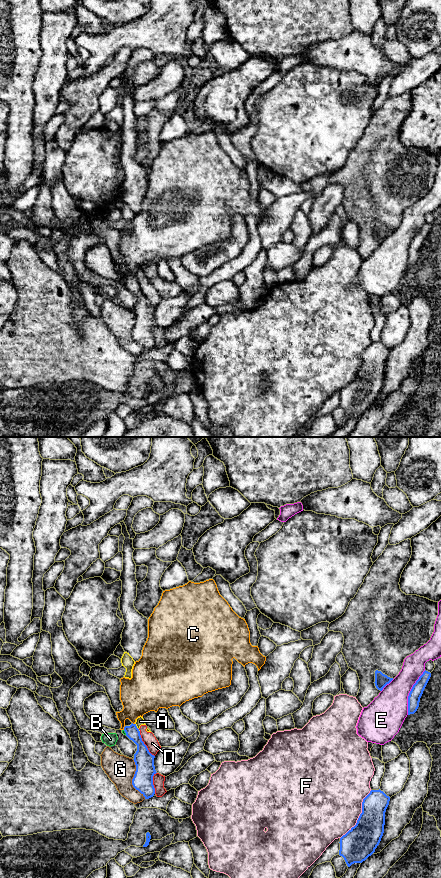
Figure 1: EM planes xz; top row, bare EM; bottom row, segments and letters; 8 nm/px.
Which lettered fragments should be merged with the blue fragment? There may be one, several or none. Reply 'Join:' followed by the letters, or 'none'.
Join: none

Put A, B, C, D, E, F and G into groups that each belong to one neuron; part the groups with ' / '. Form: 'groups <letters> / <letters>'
groups A D / B / C / E / F / G

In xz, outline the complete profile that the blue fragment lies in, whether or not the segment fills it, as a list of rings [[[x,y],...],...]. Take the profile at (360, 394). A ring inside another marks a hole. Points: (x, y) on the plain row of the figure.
[[[380,341],[371,342],[363,351],[362,365],[356,377],[339,394],[339,407],[348,419],[362,415],[375,404],[384,385],[385,364],[389,353],[390,349]]]

